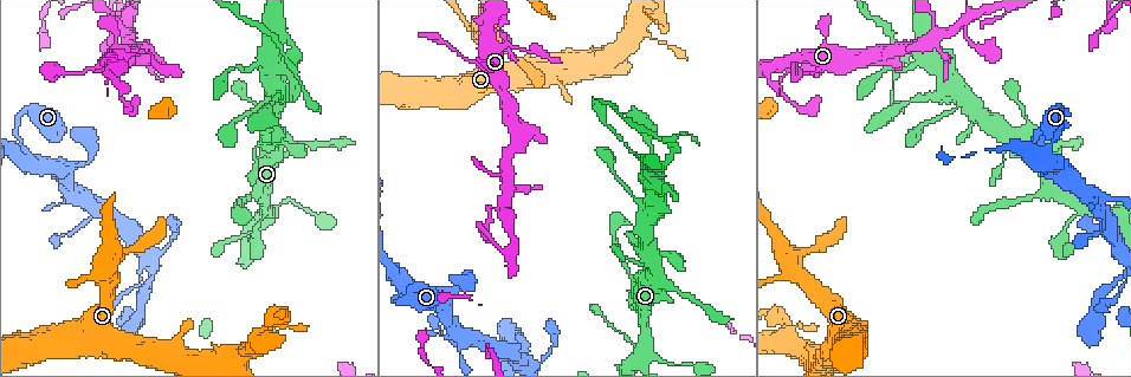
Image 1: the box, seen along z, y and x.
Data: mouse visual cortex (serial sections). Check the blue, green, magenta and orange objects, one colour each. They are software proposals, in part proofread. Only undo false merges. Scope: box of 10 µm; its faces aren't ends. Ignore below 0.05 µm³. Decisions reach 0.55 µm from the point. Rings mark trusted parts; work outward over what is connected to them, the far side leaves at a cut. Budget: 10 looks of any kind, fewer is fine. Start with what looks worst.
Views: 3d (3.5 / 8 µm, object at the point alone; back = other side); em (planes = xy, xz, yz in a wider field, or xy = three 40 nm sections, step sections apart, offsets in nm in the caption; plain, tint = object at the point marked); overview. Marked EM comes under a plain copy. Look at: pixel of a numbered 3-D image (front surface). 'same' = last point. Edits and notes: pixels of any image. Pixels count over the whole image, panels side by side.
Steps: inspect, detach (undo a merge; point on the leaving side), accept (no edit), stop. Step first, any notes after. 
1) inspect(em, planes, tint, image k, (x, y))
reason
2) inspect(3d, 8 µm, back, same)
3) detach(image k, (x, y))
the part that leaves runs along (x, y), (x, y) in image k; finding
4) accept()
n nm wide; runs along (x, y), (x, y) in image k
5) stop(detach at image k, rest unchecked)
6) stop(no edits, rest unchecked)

inspect(3d, 3.5 µm, image 1, (287, 61))
abrupt turn

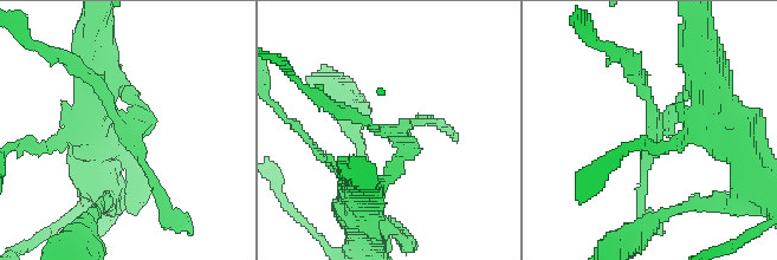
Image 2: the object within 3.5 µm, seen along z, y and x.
inspect(em, xy, step 2, tint, image 2, (658, 127))
now the EM

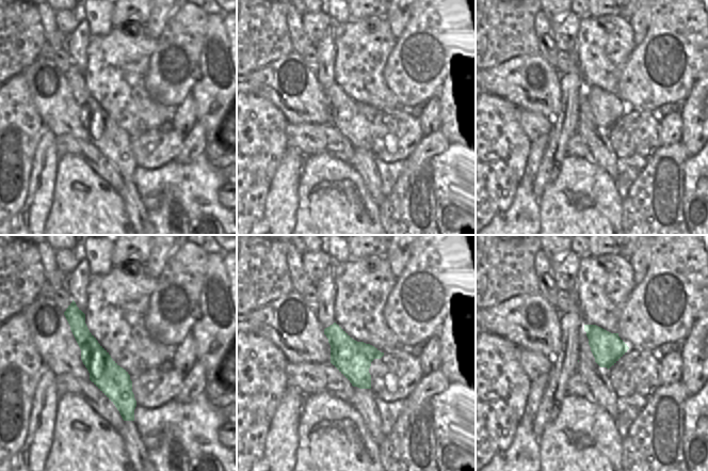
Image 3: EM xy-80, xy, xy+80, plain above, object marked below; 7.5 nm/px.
inspect(em, xy, step 3, tint, same)

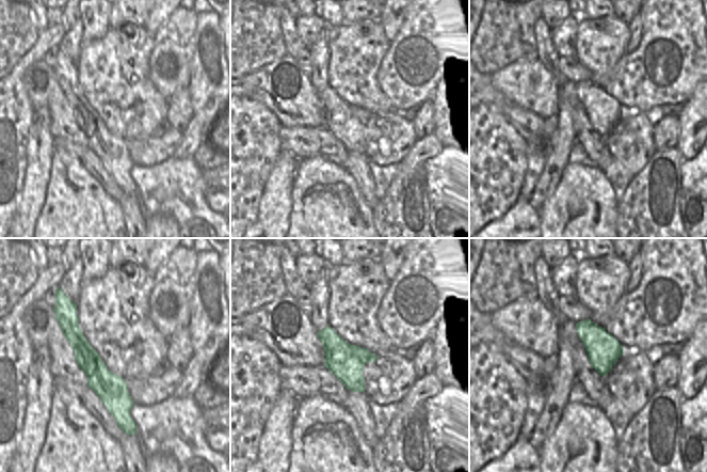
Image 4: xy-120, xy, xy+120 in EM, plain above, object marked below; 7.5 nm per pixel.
detach(image 2, (649, 130))
the part that leaves runs along (674, 112), (655, 127), (634, 72) in image 2; two cells meet here

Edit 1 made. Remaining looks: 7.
inspect(3d, 3.5 µm, back, image 1, (457, 54))
thick turns thin

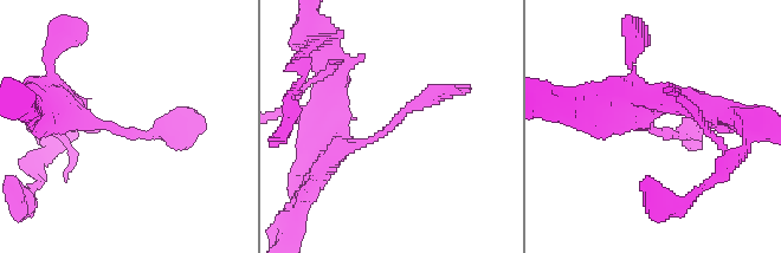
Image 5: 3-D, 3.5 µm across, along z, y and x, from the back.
inspect(em, xy, step 2, tint, image 5, (127, 132))

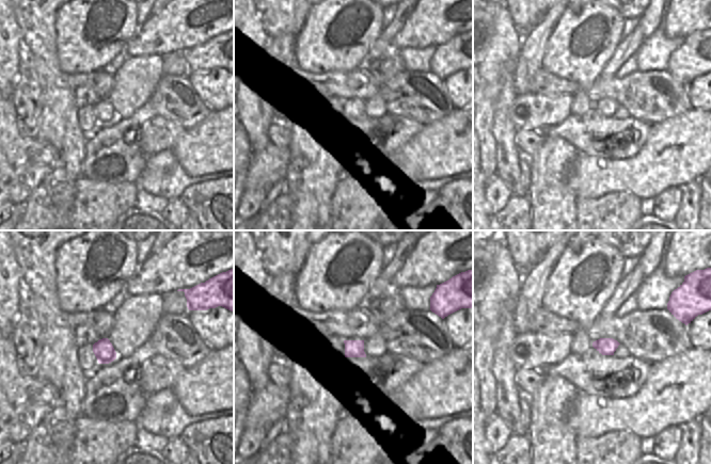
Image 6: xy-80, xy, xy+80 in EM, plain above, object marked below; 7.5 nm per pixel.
accept()
runs along (322, 149), (373, 140), (419, 101), (456, 91) in image 5; all the same cell

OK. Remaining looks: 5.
inspect(3d, 3.5 µm, back, image 1, (22, 159))
three-way junction

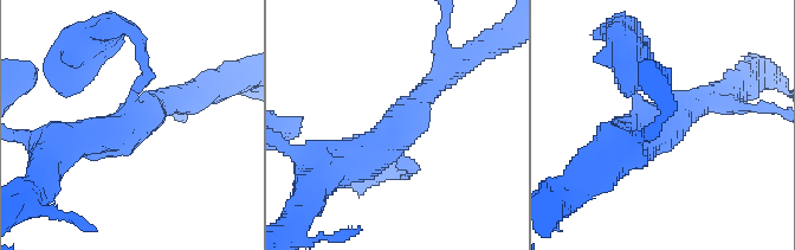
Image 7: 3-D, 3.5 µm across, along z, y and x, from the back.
inspect(em, xy, step 2, tint, image 7, (646, 121))
now the EM

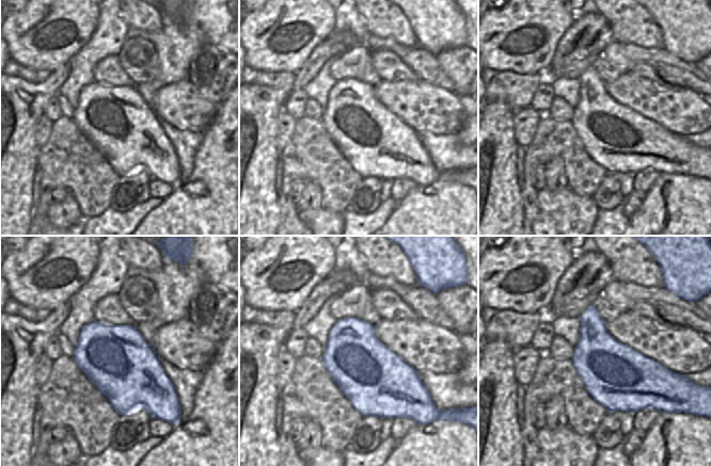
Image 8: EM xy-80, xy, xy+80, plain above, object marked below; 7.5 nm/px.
accept()
500 nm wide; runs along (143, 61), (118, 134), (64, 145) in image 7; continuous, no second cell

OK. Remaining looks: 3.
inspect(3d, 3.5 µm, image 1, (505, 206))
a narrow waist

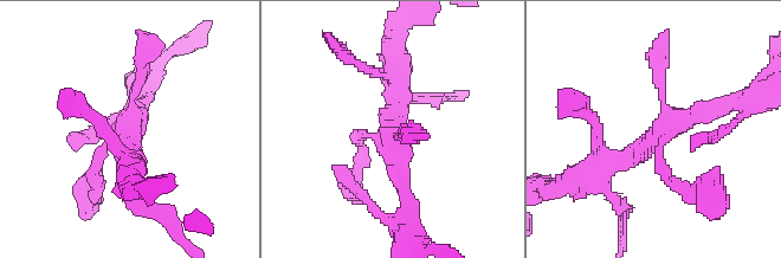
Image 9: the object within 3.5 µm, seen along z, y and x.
inspect(em, xy, step 1, tint, image 9, (131, 138))
shape alone is not enough

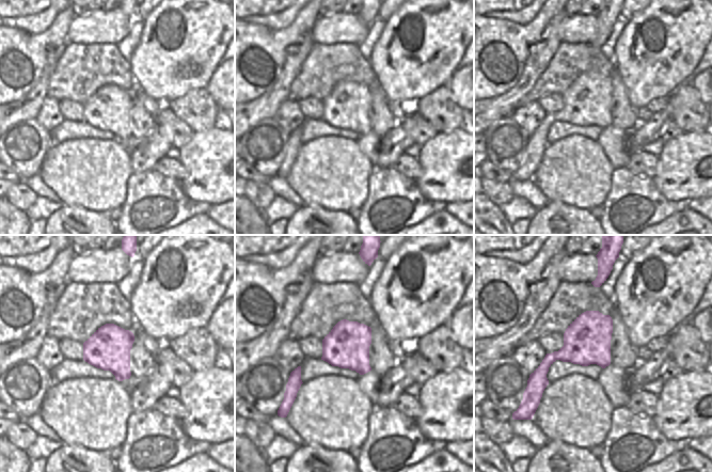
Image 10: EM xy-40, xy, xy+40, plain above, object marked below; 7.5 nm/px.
accept()
3 arms; runs along (592, 175), (673, 121), (722, 107) in image 9; one cell here

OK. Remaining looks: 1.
stop(detach at image 2, rest unchecked)

